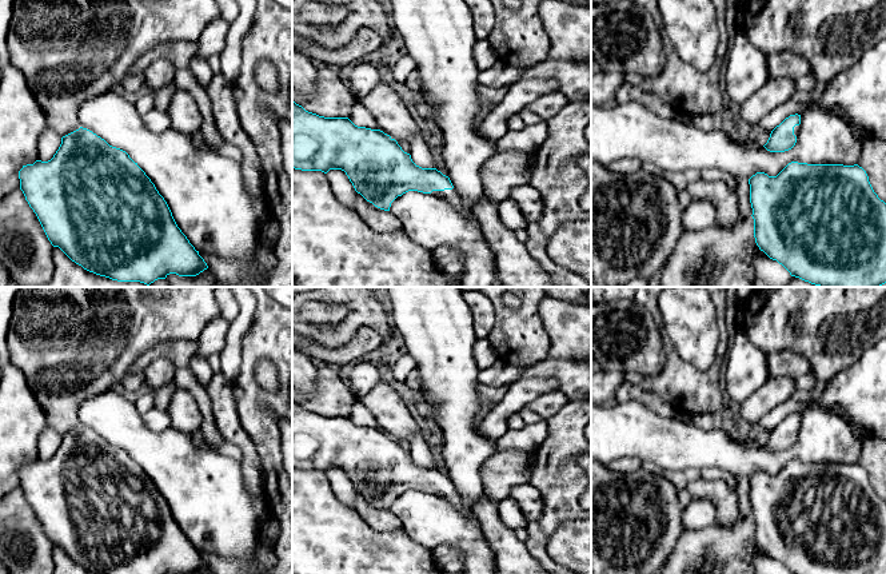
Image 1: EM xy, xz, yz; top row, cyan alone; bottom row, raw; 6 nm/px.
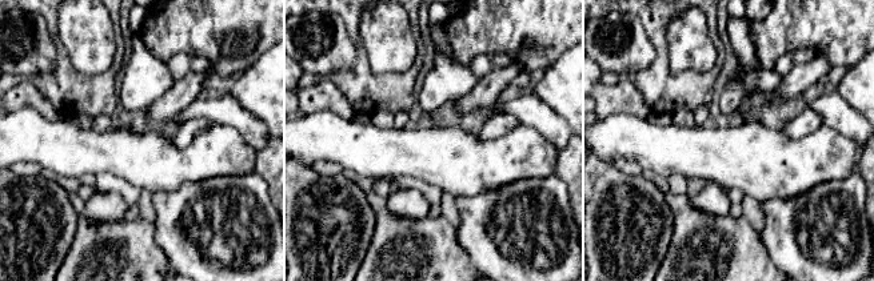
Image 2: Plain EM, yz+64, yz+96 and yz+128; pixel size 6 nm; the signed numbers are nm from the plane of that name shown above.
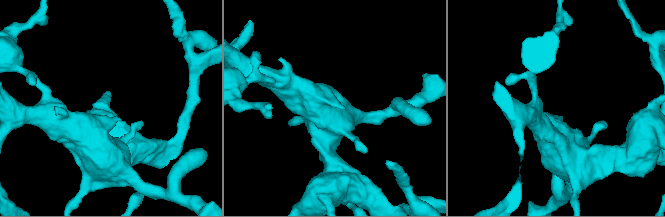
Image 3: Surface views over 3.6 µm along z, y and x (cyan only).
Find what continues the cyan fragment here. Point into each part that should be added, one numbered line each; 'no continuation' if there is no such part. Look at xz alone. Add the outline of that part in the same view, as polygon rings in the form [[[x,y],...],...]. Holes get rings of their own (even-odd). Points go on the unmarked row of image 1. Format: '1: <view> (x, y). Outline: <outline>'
1: xz (451, 494). Outline: [[[454,487],[444,490],[432,490],[431,494],[447,498],[455,507],[459,507],[464,514],[467,514],[467,509],[463,506],[462,498]]]

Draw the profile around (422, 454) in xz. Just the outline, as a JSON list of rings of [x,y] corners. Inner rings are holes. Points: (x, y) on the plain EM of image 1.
[[[412,434],[410,438],[411,458],[422,467],[436,467],[435,457],[436,453],[423,441],[419,434]]]

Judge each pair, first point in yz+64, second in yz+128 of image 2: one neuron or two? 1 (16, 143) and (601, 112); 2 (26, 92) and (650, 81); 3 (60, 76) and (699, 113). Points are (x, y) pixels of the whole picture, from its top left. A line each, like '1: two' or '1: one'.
1: two
2: two
3: two

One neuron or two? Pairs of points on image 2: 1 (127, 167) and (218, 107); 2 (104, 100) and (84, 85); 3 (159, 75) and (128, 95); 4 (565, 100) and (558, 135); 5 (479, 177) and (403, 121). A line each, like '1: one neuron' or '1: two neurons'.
1: two neurons
2: one neuron
3: one neuron
4: two neurons
5: two neurons

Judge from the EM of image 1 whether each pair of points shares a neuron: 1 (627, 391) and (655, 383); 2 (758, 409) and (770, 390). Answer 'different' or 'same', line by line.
1: different
2: same

